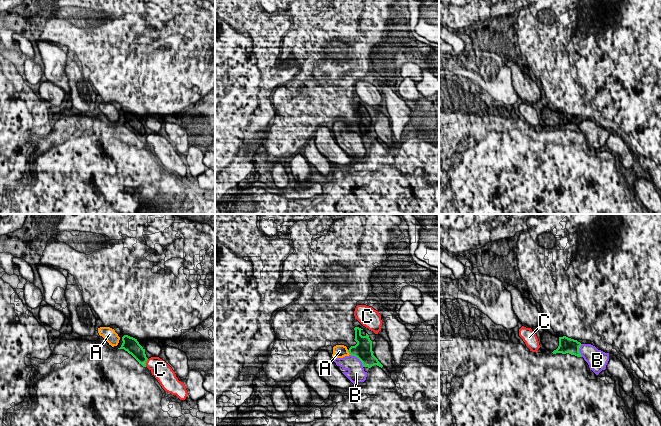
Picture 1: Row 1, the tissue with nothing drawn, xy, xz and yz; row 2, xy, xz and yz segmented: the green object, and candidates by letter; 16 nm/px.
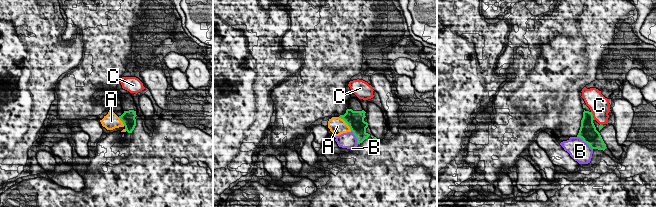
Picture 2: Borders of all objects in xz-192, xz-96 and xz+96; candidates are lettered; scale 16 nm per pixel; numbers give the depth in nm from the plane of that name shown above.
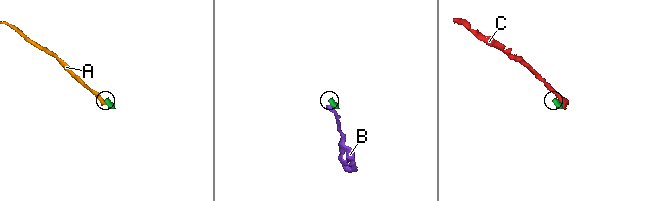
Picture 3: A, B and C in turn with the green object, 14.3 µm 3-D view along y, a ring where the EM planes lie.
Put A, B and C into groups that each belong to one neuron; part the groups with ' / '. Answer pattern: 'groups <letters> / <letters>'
groups A B / C

